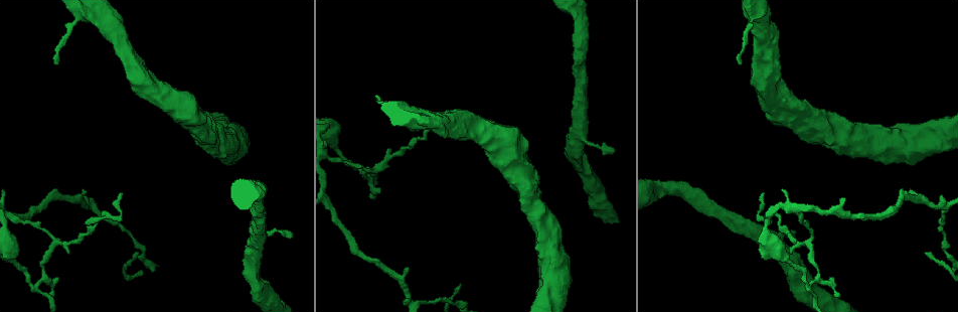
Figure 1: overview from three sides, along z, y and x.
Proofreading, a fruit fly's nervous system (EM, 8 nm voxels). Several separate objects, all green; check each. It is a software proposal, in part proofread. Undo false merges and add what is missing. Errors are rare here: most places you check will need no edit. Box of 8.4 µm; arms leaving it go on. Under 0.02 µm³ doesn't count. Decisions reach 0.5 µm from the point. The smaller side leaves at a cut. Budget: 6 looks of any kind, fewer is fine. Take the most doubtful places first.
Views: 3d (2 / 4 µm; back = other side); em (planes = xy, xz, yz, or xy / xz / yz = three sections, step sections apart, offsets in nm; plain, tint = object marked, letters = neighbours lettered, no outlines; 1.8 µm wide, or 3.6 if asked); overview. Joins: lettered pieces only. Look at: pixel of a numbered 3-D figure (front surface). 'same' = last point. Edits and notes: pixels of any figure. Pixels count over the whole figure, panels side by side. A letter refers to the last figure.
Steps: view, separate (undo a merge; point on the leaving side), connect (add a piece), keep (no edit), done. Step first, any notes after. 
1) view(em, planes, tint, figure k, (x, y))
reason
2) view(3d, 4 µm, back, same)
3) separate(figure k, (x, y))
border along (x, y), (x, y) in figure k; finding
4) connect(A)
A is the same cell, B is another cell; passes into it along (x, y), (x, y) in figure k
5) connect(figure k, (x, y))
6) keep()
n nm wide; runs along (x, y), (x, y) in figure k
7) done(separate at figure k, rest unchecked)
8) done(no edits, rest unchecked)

view(3d, 2 µm, figure 1, (795, 235))
free end

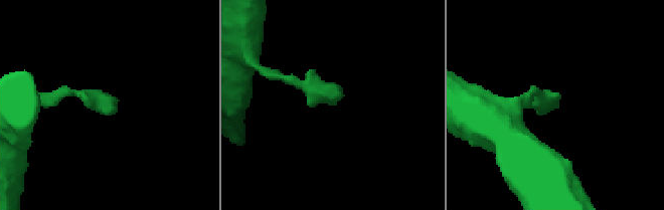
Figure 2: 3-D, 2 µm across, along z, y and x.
view(em, xy, step 16, letters, figure 2, (342, 96))

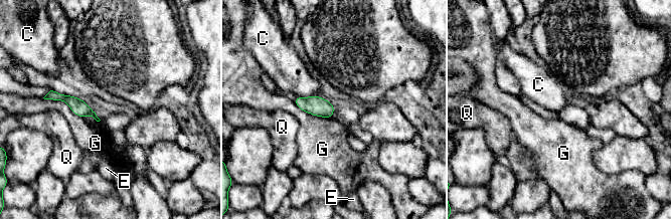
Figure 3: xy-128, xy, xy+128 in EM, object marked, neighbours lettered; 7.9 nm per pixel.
keep()
C, E, G and Q are other cells; none of them fits

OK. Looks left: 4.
view(em, yz, step 8, tint, figure 1, (787, 258))
calibre changes

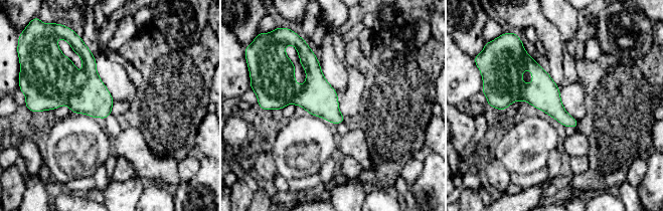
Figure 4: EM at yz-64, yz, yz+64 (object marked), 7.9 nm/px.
view(em, planes, letters, same)

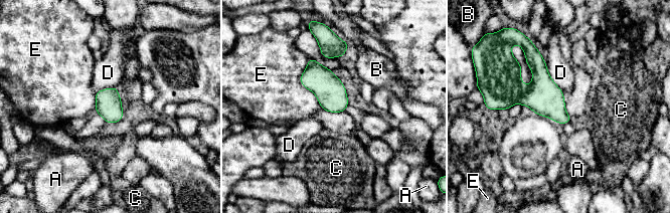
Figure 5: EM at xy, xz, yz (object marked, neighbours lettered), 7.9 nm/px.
keep()
A, B, C, D and E are other cells; all the same neuron

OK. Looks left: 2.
view(em, xy, step 4, tint, figure 1, (757, 14))
sharp bend

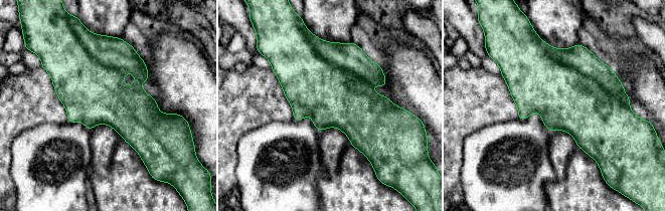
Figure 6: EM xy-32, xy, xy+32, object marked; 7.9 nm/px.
view(em, planes, letters, same)

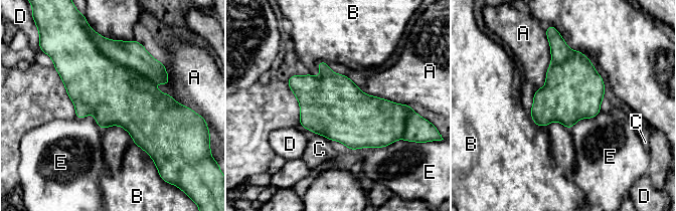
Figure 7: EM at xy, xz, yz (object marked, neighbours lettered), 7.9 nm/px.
keep()
A, B, C, D and E are other cells; border along (75, 117), (92, 114), (102, 130) in figure 7; continuous, no second neuron

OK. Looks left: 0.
done(no edits, rest unchecked)

